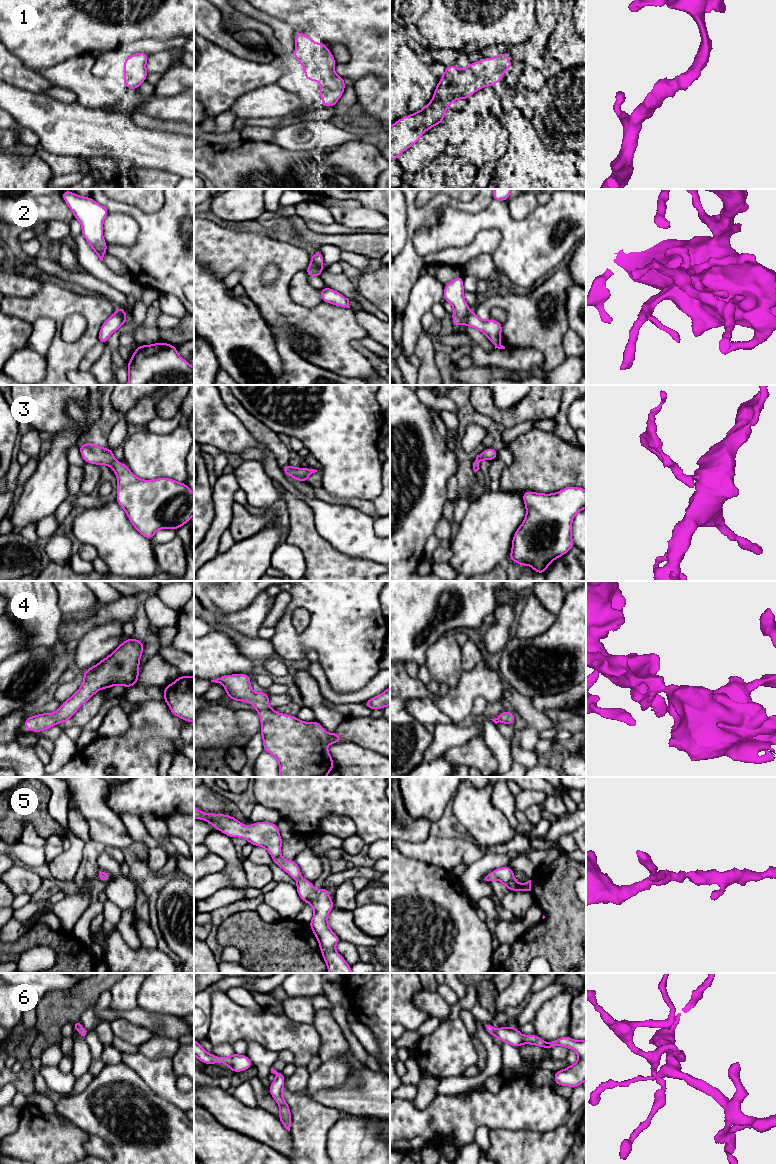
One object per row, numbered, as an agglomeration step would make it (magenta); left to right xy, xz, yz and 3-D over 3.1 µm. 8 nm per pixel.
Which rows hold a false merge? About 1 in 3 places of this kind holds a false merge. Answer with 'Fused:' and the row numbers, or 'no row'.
Fused: 2

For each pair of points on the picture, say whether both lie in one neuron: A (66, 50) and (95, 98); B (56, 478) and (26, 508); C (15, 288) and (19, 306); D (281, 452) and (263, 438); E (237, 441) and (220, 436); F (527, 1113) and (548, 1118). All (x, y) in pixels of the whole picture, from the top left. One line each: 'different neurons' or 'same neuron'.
A: different neurons
B: same neuron
C: different neurons
D: same neuron
E: same neuron
F: same neuron

